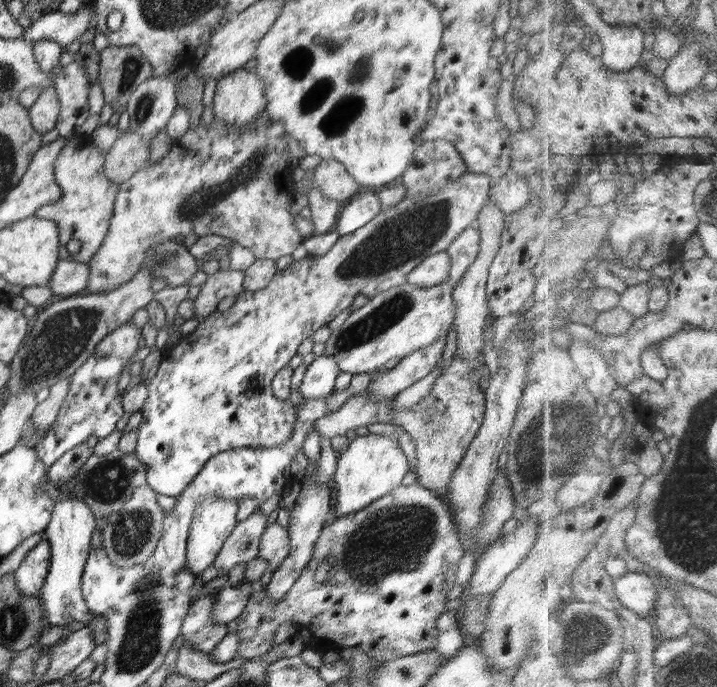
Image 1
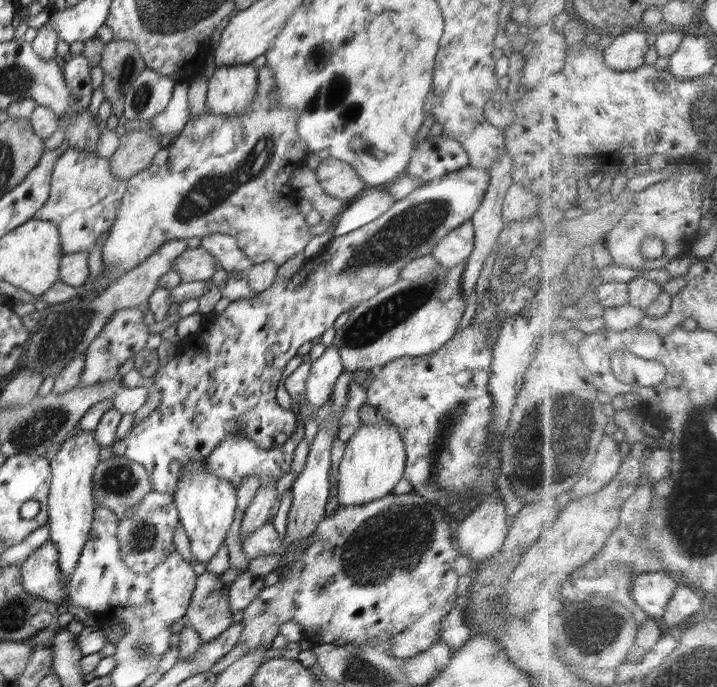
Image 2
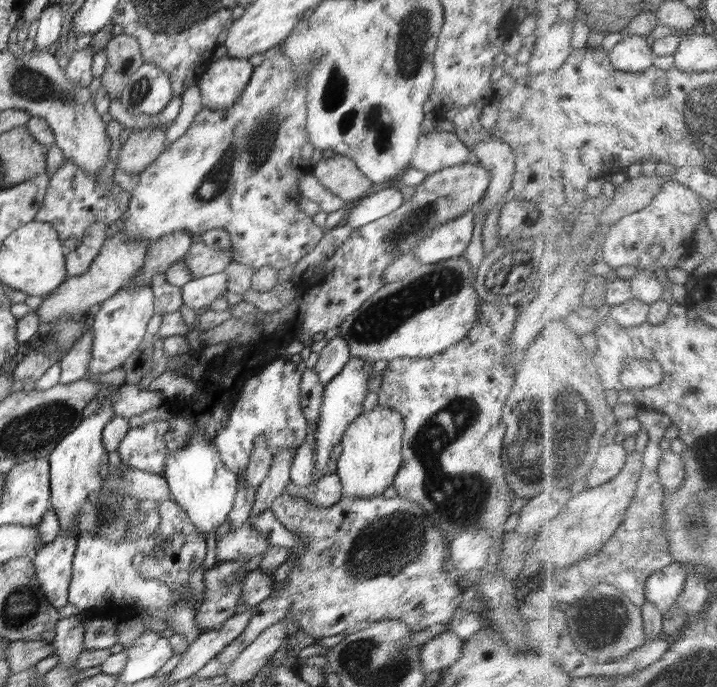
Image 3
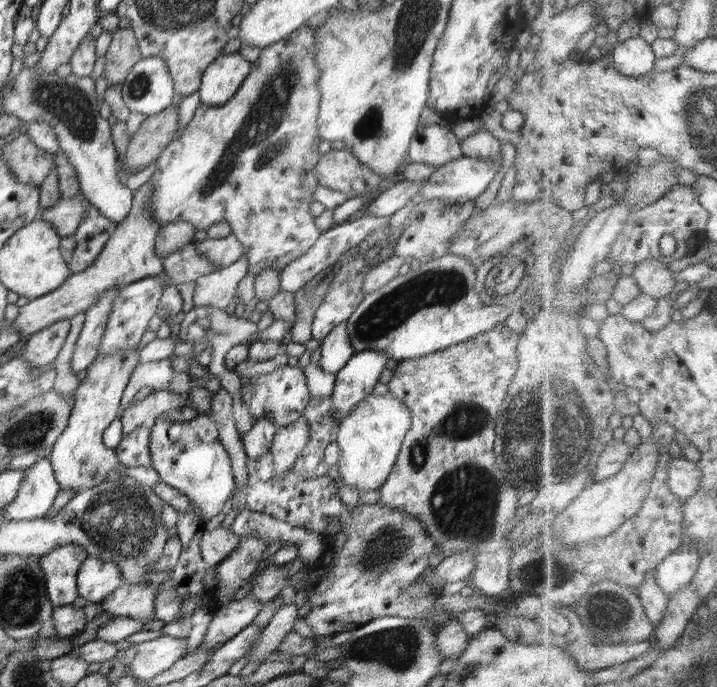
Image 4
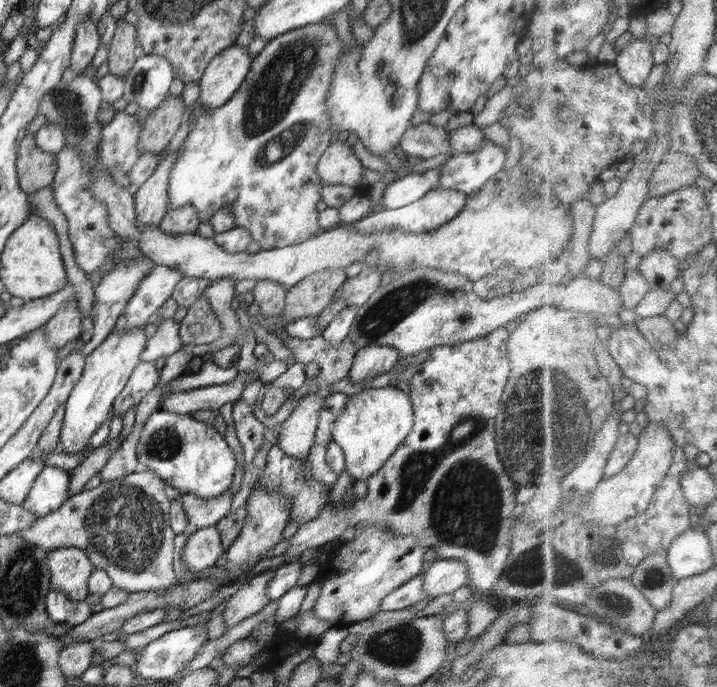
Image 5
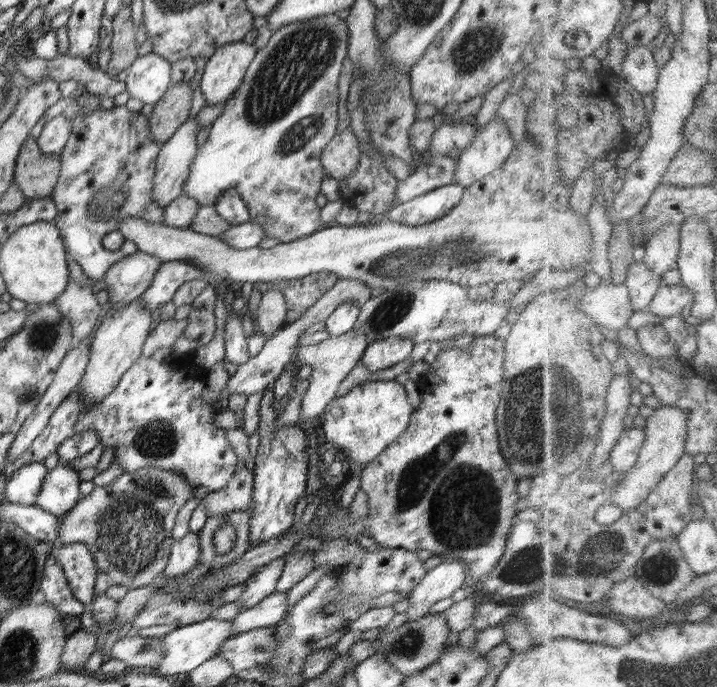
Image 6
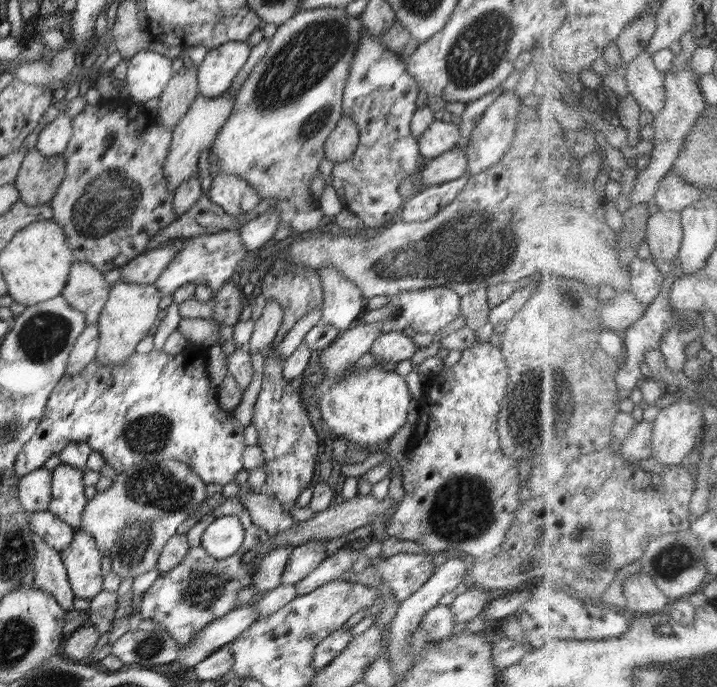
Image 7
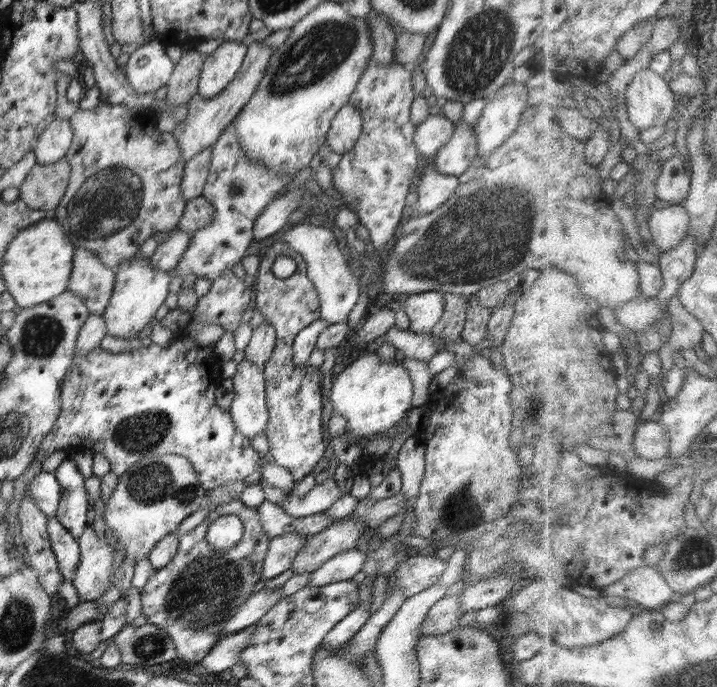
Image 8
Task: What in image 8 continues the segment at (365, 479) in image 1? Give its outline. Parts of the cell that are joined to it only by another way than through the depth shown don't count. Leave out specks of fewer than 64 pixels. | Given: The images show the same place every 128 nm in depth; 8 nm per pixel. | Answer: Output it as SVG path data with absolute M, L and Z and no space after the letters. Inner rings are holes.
M364 352L329 384L333 414L342 414L347 420L347 431L356 440L371 440L391 434L413 408L413 387L404 365L387 363L376 353Z

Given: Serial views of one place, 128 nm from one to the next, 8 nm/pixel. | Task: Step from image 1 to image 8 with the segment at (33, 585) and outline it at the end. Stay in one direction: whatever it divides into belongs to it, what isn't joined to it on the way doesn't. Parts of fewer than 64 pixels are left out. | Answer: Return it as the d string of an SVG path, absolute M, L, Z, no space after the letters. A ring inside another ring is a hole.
M89 526L77 538L80 564L71 580L77 590L80 602L95 601L113 586L112 562L115 551L112 538L100 538Z

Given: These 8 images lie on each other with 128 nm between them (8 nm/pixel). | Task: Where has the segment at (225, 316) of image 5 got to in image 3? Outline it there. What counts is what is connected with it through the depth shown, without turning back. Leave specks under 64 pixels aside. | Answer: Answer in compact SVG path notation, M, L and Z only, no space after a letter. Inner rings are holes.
M224 271L212 276L202 276L190 280L180 290L182 290L183 304L196 312L225 298L224 293L228 291L228 276Z

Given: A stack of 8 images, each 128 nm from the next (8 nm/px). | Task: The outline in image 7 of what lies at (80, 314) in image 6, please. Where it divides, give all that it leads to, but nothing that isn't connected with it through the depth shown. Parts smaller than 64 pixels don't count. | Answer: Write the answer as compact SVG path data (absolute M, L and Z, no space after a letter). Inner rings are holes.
M74 261L61 296L84 314L87 327L98 323L111 290L104 273L88 262Z

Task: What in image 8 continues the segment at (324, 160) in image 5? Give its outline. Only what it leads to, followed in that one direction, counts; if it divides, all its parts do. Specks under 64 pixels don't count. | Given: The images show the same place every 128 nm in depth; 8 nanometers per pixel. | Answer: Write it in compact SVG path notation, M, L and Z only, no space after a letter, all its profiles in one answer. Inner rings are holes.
M345 104L332 119L327 132L328 146L337 153L348 152L358 140L363 129L361 112L352 104Z

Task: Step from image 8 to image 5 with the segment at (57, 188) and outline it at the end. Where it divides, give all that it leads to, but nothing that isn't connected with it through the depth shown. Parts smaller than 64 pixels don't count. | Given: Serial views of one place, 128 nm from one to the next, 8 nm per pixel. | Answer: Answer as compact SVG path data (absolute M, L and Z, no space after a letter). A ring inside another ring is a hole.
M34 134L21 140L15 163L20 188L28 195L51 184L57 171L55 155L40 150Z

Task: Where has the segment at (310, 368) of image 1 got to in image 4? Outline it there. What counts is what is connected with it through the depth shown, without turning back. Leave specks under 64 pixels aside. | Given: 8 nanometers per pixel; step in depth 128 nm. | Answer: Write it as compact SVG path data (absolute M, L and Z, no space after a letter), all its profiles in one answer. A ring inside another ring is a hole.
M346 322L336 326L332 332L323 339L320 348L320 368L324 372L337 373L355 353L355 348L351 345Z

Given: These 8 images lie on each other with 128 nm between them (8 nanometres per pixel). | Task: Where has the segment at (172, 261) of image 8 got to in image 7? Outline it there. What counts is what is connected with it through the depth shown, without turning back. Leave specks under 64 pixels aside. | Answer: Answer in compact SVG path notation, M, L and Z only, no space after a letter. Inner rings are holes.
M164 246L135 257L122 268L120 282L132 284L154 284L156 280L177 256L174 246Z

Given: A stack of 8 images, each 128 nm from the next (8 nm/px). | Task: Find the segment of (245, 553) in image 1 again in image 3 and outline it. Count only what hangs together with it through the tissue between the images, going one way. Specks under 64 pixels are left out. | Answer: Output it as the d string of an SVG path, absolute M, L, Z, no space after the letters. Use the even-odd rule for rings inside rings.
M288 449L275 452L267 477L256 488L251 516L262 514L262 511L268 510L278 495L286 490L290 481L289 474L293 458L293 452Z

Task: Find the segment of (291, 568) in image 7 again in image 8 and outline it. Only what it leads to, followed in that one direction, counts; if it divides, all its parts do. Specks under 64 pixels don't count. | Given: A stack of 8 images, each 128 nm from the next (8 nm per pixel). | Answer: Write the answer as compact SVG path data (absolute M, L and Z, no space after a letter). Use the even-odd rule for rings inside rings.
M342 519L316 535L308 535L303 549L292 563L293 574L310 573L334 558L336 554L354 549L365 533L367 524L356 519Z

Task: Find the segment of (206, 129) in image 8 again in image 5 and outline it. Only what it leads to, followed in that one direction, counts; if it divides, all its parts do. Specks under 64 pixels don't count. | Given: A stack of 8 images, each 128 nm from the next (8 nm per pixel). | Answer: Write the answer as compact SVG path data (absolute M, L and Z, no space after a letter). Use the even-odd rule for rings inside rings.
M178 151L165 155L154 174L134 194L139 225L158 227L170 209L169 174L178 157Z

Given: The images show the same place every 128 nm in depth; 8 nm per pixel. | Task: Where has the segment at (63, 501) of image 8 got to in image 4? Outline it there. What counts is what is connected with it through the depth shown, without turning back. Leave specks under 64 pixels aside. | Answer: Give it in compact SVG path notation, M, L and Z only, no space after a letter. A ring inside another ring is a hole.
M48 458L34 462L25 469L18 494L8 506L5 515L9 521L32 521L44 518L52 510L61 491L60 483Z

